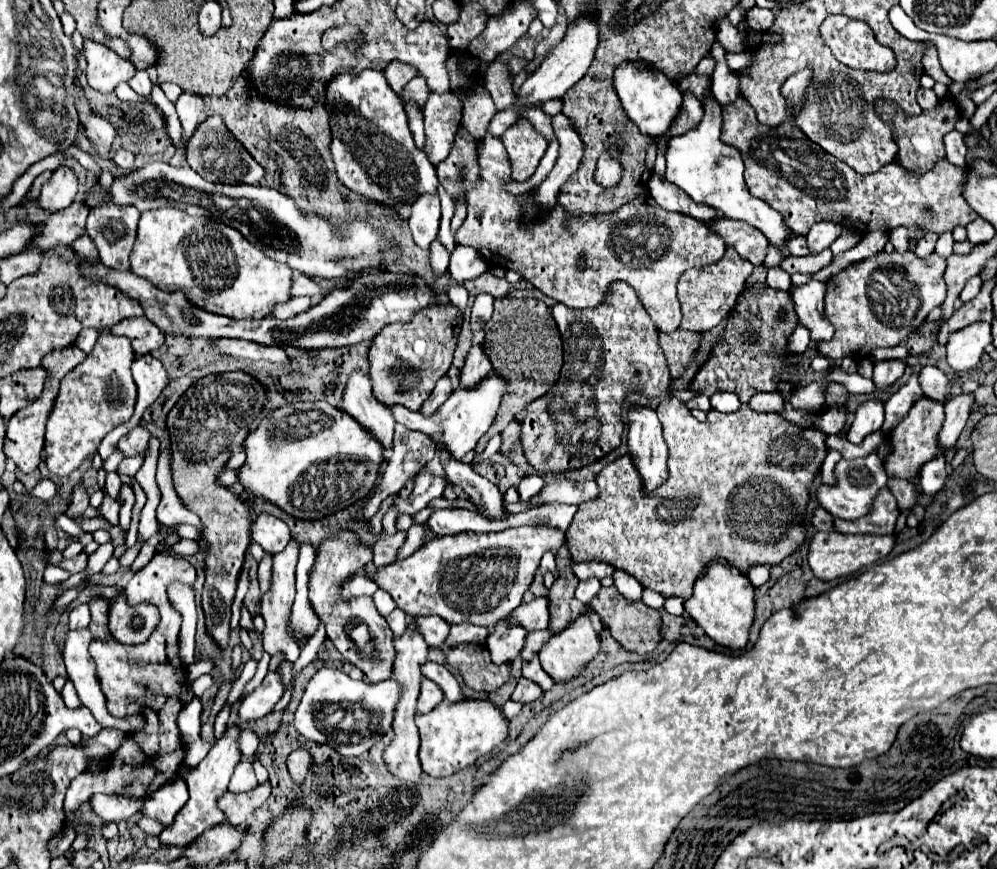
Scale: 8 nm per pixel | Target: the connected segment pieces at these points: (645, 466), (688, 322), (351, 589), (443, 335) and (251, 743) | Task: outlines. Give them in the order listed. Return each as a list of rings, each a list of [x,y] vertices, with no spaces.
[[[632,408],[628,420],[628,450],[632,464],[636,464],[640,472],[644,492],[652,492],[668,478],[668,446],[662,438],[662,426],[652,408]]]
[[[726,248],[724,256],[708,268],[688,268],[688,272],[684,272],[684,276],[680,276],[678,280],[678,300],[682,308],[680,328],[692,332],[706,332],[720,324],[734,310],[736,298],[744,290],[752,270],[754,266],[748,260],[740,258],[734,248]]]
[[[368,566],[366,572],[360,572],[356,574],[346,586],[344,586],[344,594],[342,594],[342,600],[352,600],[356,596],[374,596],[374,592],[378,590],[378,586],[374,584],[372,576],[378,568],[376,566]]]
[[[434,304],[416,312],[408,324],[390,324],[386,326],[370,346],[370,380],[376,400],[384,406],[406,406],[412,412],[418,412],[424,400],[432,394],[436,382],[446,376],[452,354],[458,342],[454,332],[460,332],[462,318],[458,316],[456,306],[440,308]]]
[[[242,730],[240,738],[238,738],[238,750],[242,756],[254,756],[256,748],[258,748],[258,736],[252,730]]]

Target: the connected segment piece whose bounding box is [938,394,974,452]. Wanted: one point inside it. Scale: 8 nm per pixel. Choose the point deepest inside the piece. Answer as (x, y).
(957, 411)

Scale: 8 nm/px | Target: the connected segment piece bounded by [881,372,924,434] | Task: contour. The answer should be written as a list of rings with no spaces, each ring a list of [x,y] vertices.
[[[912,372],[910,380],[906,382],[896,393],[891,395],[885,403],[885,421],[882,431],[892,431],[907,415],[910,408],[924,396],[920,382],[918,382],[918,372]]]

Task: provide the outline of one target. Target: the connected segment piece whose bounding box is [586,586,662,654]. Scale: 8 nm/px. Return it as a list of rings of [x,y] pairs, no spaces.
[[[616,586],[610,588],[600,588],[600,592],[586,604],[588,610],[596,612],[600,616],[600,620],[608,626],[610,634],[616,638],[618,644],[622,644],[624,650],[628,652],[636,652],[636,654],[650,654],[662,640],[660,628],[662,628],[662,620],[658,610],[652,610],[648,606],[644,606],[642,602],[636,604],[628,604],[616,590]]]

